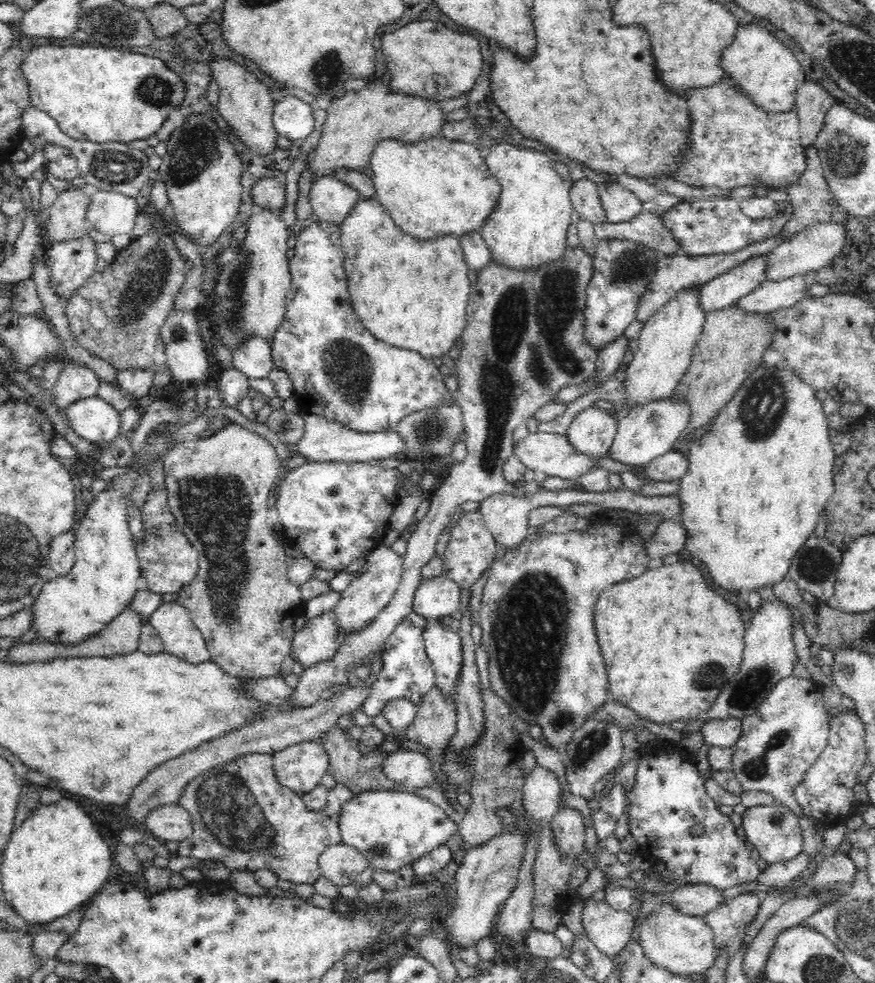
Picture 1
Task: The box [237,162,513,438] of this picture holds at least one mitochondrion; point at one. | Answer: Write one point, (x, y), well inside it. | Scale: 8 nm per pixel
(349, 367)

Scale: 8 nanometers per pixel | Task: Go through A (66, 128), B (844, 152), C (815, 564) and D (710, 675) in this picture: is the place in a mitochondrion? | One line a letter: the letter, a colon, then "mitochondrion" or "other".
A: other
B: mitochondrion
C: mitochondrion
D: mitochondrion

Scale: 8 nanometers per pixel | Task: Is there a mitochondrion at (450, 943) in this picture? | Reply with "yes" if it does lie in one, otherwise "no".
no

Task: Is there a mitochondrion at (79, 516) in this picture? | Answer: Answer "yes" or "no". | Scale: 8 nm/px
no

